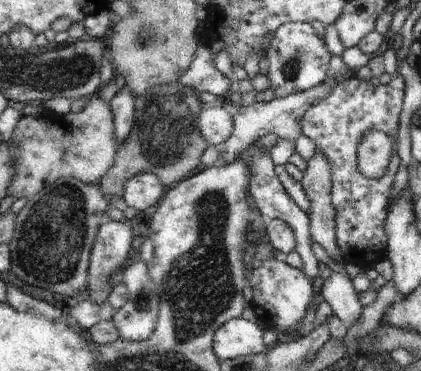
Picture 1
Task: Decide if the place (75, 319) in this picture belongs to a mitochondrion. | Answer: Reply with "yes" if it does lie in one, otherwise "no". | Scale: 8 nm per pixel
no

